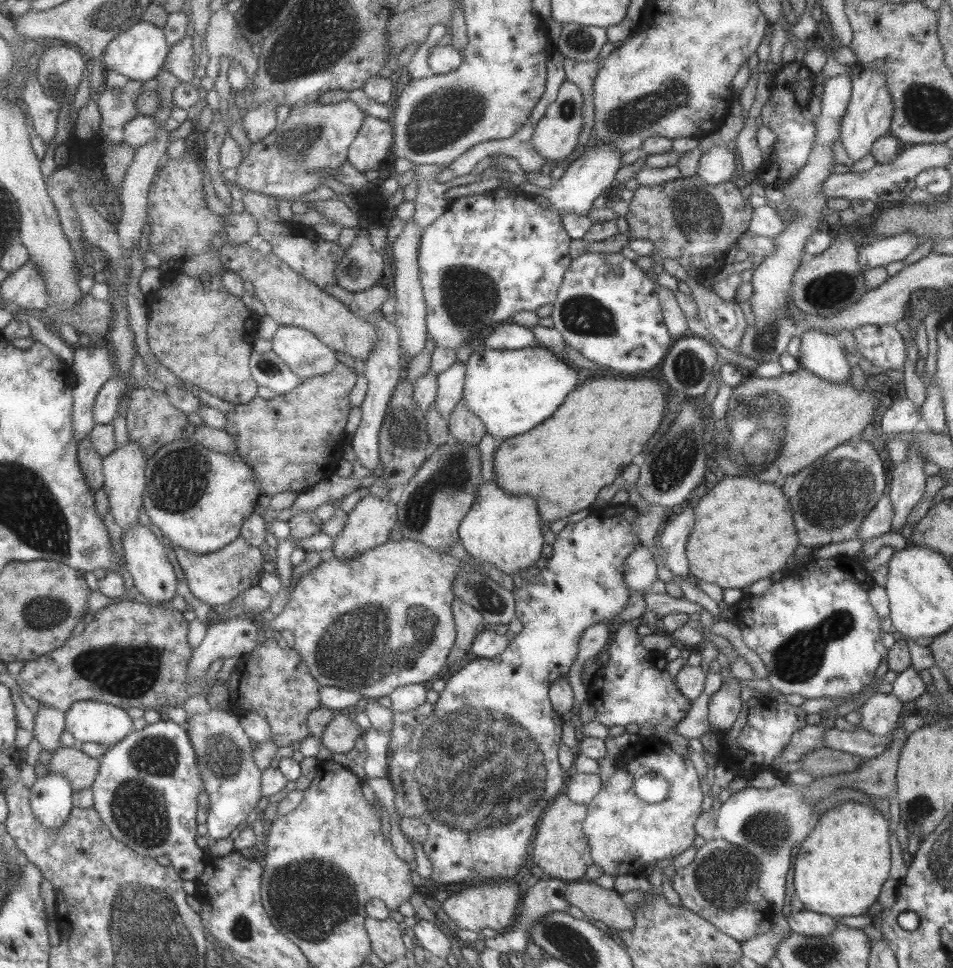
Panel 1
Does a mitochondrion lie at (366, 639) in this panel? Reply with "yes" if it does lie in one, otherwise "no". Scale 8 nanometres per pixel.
yes

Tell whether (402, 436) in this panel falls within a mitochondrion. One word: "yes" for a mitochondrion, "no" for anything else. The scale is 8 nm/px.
yes

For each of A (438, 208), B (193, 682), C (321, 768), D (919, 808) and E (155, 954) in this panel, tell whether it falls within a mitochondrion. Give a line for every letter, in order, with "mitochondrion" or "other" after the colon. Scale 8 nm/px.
A: other
B: other
C: other
D: mitochondrion
E: mitochondrion

